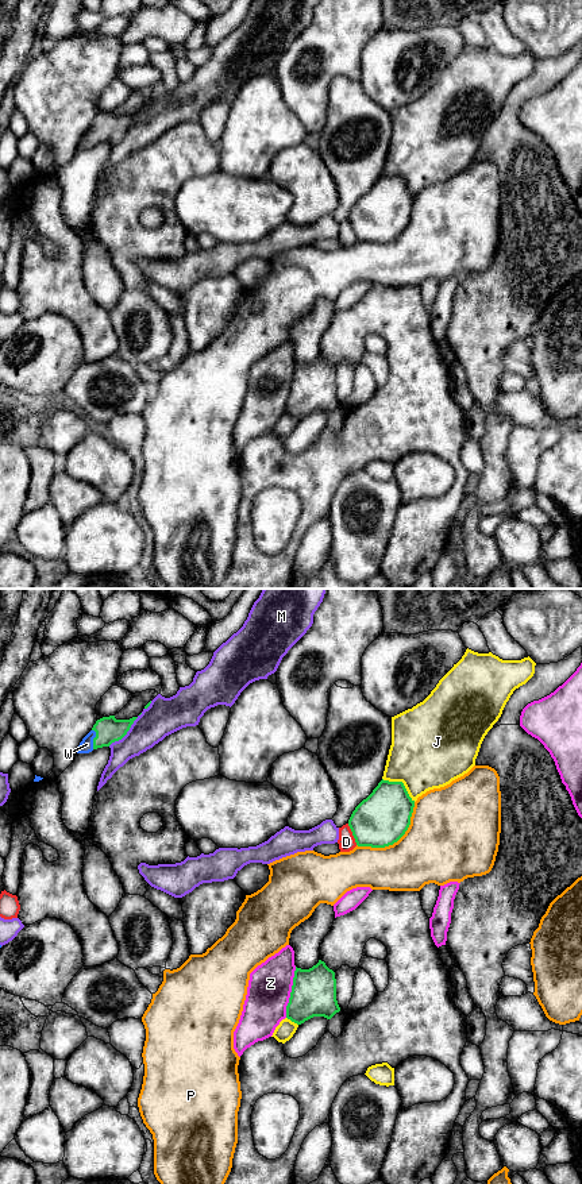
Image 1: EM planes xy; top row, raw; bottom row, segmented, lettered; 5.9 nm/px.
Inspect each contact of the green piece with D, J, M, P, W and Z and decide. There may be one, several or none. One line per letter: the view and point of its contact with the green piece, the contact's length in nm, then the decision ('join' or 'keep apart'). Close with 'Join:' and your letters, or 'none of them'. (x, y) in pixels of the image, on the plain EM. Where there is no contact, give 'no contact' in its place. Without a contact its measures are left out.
D: xy (353, 230) | 140 nm | keep apart
J: xy (401, 177) | 240 nm | keep apart
M: xy (127, 126) | 280 nm | keep apart
P: xy (396, 236) | 440 nm | keep apart
W: xy (93, 134) | 120 nm | join
Z: xy (290, 388) | 320 nm | keep apart
Join: W

